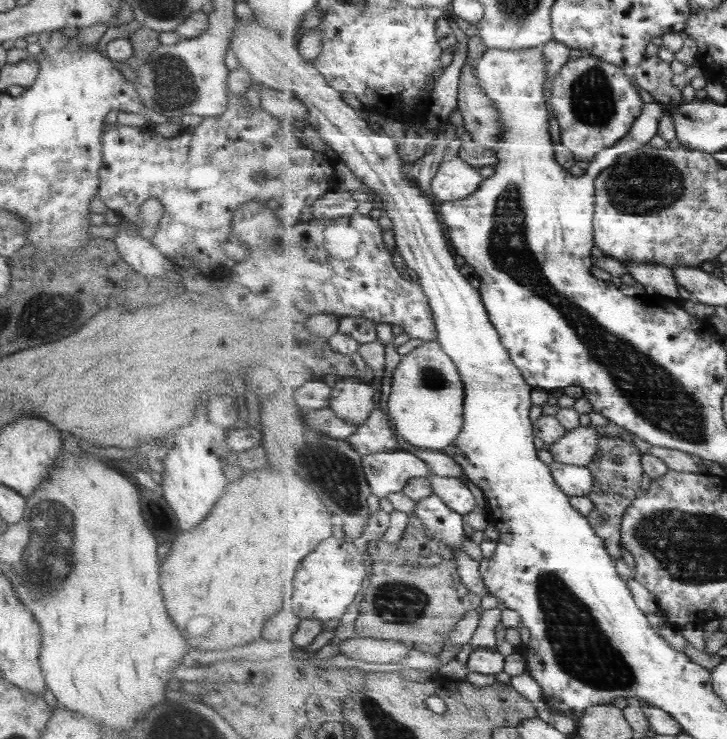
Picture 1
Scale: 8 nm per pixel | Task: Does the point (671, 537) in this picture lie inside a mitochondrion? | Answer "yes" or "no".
yes

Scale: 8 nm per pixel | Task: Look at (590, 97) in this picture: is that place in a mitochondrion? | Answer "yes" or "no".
yes

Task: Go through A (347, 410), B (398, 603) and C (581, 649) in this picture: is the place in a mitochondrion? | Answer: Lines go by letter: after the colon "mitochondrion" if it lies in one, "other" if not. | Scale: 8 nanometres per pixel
A: other
B: mitochondrion
C: mitochondrion

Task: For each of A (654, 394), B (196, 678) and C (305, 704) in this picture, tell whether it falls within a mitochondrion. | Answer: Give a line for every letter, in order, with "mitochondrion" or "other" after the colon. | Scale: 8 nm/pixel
A: mitochondrion
B: other
C: other

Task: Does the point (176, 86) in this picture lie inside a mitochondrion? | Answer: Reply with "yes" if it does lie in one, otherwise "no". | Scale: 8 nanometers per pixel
yes

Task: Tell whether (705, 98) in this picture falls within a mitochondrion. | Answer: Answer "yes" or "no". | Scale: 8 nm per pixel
no

